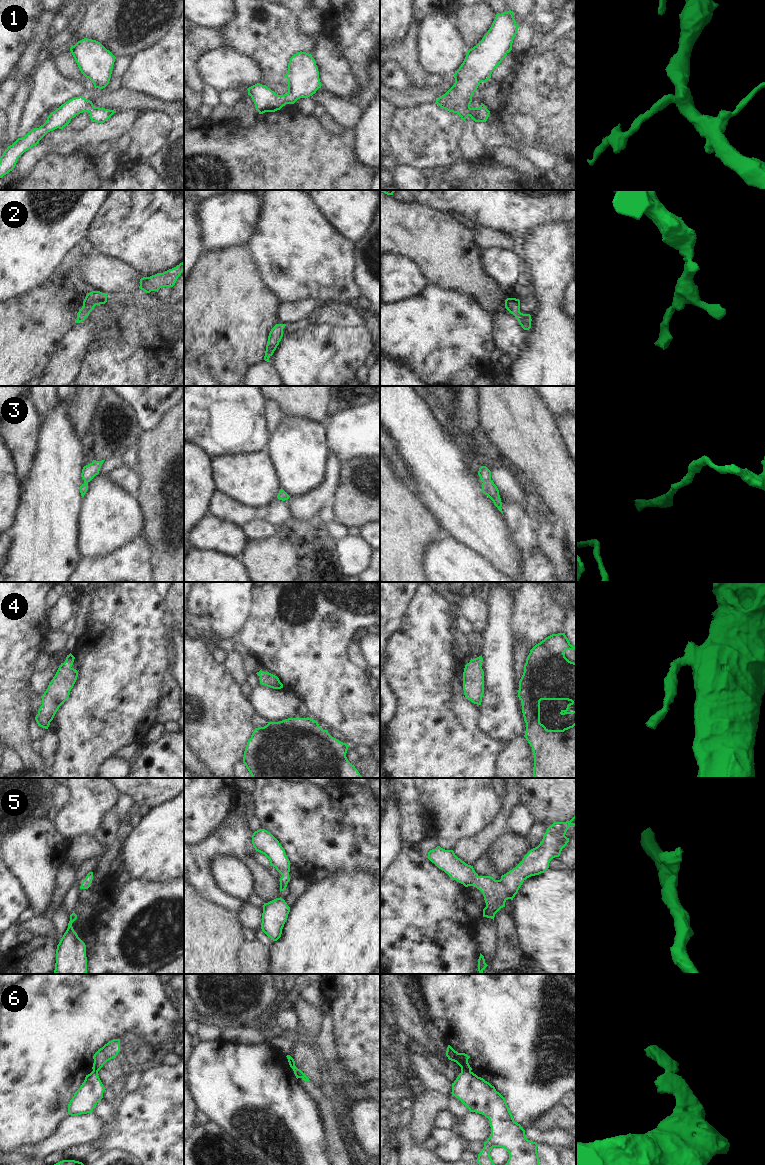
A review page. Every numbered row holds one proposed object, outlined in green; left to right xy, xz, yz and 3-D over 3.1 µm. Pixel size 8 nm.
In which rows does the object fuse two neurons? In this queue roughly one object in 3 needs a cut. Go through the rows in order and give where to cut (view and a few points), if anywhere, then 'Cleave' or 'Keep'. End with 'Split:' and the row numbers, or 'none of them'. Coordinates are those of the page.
1: No split. Keep
2: No split. Keep
3: No split. Keep
4: No split. Keep
5: No split. Keep
6: Split along yz (461, 1068), (470, 1071). Cleave
Split: 6.

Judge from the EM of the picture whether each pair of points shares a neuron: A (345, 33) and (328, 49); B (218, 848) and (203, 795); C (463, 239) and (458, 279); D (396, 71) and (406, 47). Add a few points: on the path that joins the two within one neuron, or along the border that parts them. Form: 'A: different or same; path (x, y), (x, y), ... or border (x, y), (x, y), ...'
A: different; border (323, 30), (338, 45)
B: different; border (229, 814), (211, 833), (194, 844)
C: same; path (458, 249), (458, 269)
D: different; border (390, 60), (396, 61), (400, 65), (410, 85)

